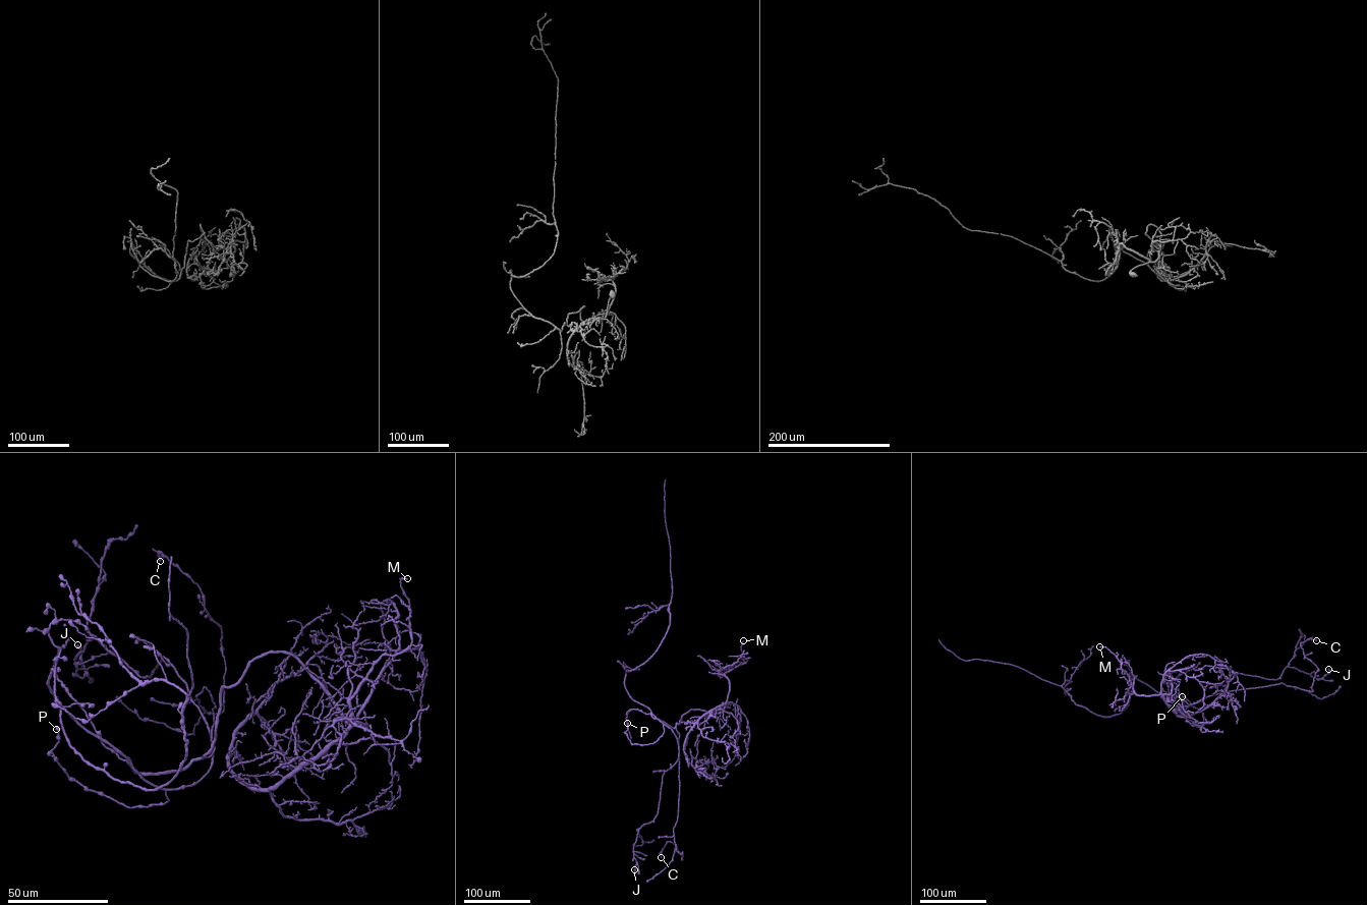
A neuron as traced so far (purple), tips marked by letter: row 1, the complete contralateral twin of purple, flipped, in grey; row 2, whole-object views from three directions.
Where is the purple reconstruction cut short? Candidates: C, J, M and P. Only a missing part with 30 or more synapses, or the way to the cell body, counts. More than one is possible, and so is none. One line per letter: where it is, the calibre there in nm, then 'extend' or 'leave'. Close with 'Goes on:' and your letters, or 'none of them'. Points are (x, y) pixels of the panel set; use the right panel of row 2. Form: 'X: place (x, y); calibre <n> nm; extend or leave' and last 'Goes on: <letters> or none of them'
C: place (1316, 640); calibre 650 nm; leave
J: place (1328, 669); calibre 700 nm; leave
M: place (1099, 646); calibre 240 nm; leave
P: place (1182, 696); calibre 650 nm; leave
Goes on: none of them

